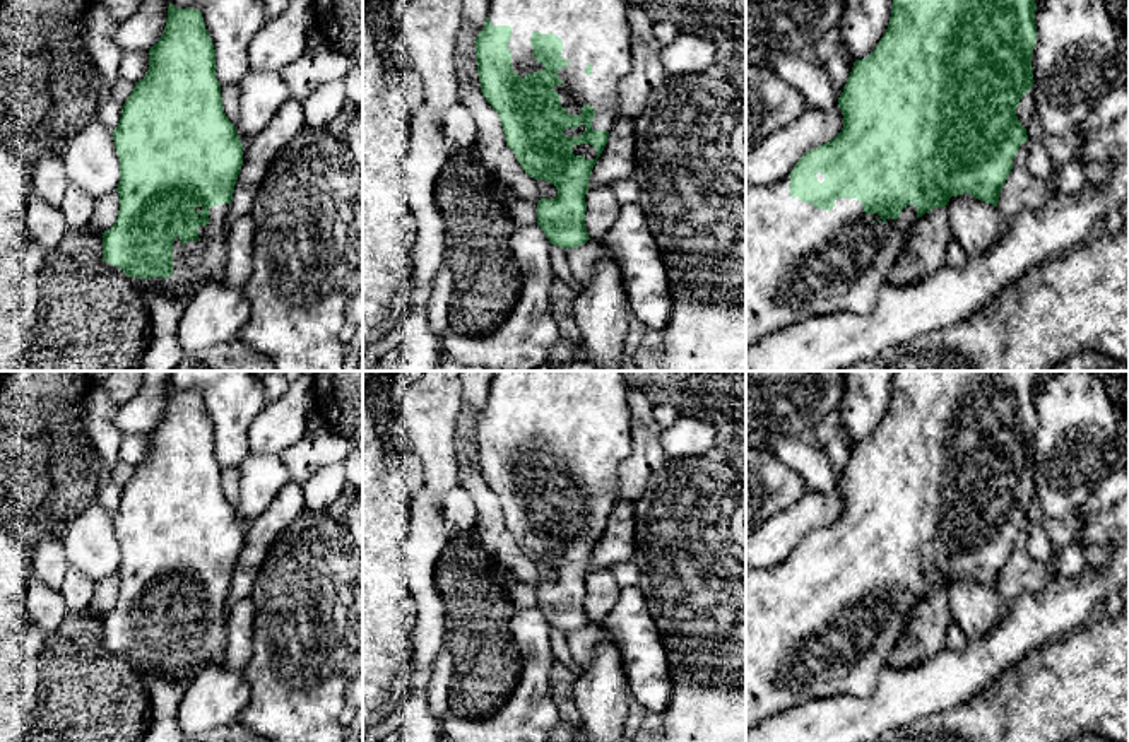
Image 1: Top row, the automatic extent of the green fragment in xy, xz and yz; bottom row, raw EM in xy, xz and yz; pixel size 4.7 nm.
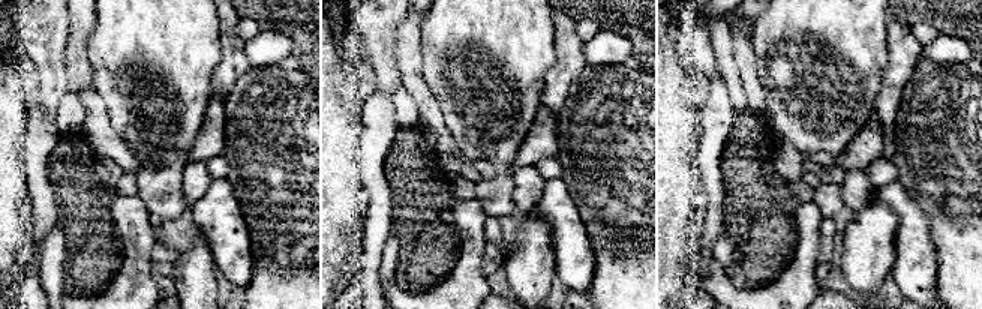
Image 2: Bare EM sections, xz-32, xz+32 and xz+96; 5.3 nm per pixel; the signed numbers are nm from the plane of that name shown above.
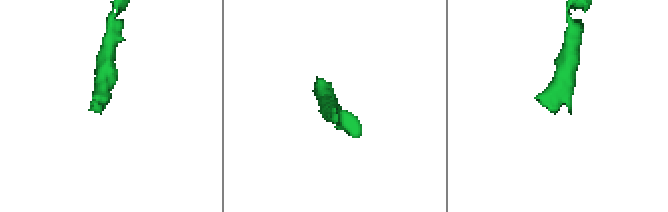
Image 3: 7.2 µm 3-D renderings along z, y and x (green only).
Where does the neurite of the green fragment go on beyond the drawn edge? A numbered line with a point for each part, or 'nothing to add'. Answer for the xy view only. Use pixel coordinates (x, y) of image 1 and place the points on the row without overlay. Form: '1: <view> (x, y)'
1: xy (195, 647)

